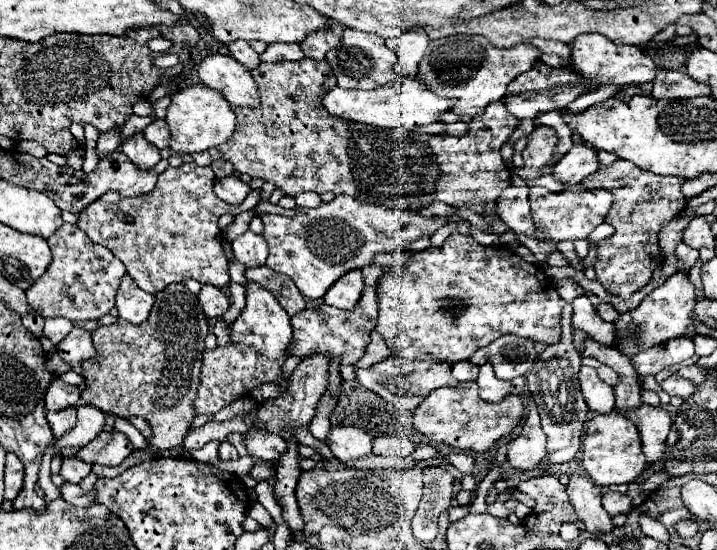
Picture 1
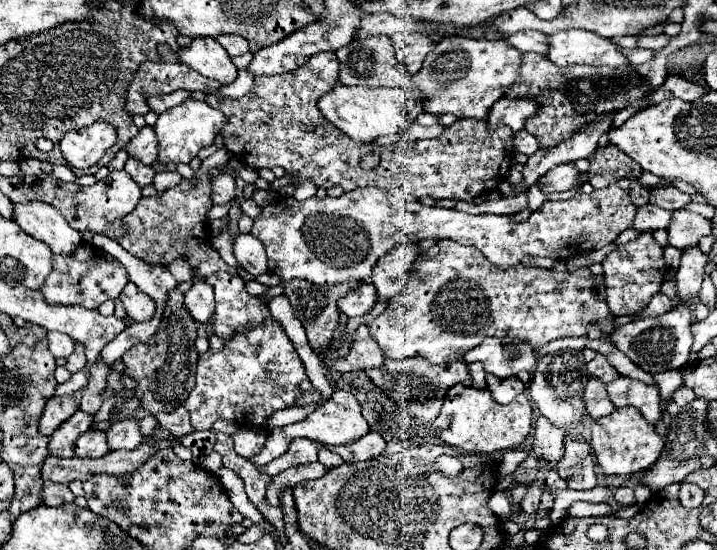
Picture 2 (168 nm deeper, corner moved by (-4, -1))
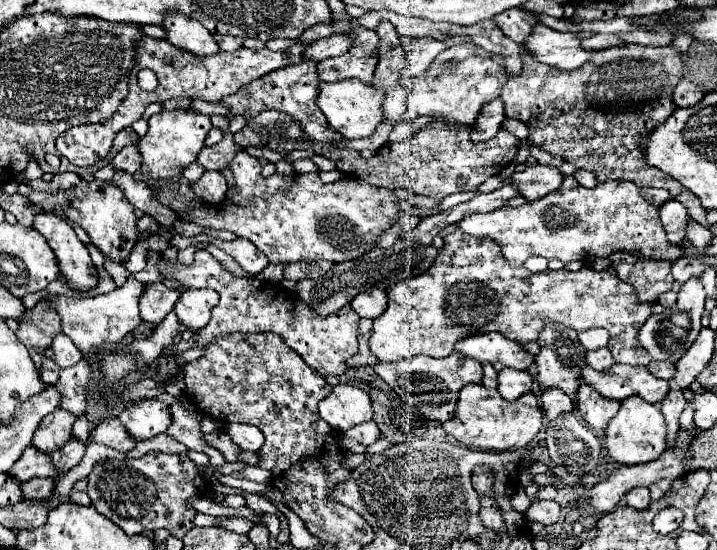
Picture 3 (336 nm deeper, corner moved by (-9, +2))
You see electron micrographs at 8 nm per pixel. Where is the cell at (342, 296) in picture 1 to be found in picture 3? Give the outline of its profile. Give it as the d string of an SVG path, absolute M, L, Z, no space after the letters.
M374 288L370 292L364 292L364 294L356 296L350 304L352 304L354 312L360 318L372 318L374 320L374 318L378 318L386 310L386 302L388 302L386 290Z

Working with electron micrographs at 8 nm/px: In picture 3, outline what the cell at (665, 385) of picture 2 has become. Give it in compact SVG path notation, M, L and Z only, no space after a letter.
M652 360L648 364L648 370L658 376L658 378L664 378L664 380L670 380L672 374L674 374L674 364L672 362L658 362L658 360Z

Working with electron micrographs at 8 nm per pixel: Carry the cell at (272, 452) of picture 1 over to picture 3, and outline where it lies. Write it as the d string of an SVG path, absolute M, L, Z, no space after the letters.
M228 424L226 426L226 434L232 438L232 442L240 450L258 452L260 446L264 444L262 432L256 426L252 426L252 424Z

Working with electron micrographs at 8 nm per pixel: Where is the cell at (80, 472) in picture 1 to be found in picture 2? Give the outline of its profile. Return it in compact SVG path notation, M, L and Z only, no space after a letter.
M89 429L87 433L83 433L83 437L79 437L79 441L75 441L73 451L75 451L75 457L79 457L79 459L103 457L109 451L105 433Z

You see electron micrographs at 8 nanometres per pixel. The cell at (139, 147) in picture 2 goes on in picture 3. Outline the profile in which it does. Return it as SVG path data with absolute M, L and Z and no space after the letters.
M136 144L122 148L114 158L112 158L112 166L116 170L124 170L128 174L136 174L140 170L140 156L136 154Z

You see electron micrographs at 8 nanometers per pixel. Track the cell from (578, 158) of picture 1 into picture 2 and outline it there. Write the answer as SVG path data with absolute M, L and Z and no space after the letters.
M561 163L555 165L551 171L547 171L541 181L539 187L543 193L553 193L553 191L569 191L579 187L581 183L581 173L573 163Z

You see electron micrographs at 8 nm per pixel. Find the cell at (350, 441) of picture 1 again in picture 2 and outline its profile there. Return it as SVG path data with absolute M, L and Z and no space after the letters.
M335 389L331 399L325 405L321 405L317 411L313 411L309 417L305 417L303 421L281 427L281 433L287 441L293 441L295 437L307 437L307 439L319 441L323 445L349 445L349 443L357 441L359 437L367 435L367 431L371 431L371 429L361 415L361 407L359 407L357 399L349 391L341 391L341 389Z

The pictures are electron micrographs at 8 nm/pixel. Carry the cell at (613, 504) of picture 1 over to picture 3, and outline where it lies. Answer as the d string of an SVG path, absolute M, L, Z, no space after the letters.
M636 488L636 490L630 490L626 494L626 504L636 508L636 510L648 510L650 504L652 504L652 498L650 498L650 490L648 488Z

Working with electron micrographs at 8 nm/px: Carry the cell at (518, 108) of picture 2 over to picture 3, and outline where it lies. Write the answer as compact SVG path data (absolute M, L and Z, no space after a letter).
M492 100L492 102L486 102L482 108L480 108L480 114L476 116L476 122L472 126L472 134L470 134L470 140L472 142L482 142L482 140L488 140L492 138L502 120L504 120L504 106L500 100Z

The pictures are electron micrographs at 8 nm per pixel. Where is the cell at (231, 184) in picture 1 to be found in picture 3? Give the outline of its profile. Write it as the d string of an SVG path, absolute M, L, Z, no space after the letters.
M206 170L196 182L190 184L190 188L194 190L196 196L204 198L206 202L222 202L224 194L228 190L228 184L226 184L226 178L222 172Z

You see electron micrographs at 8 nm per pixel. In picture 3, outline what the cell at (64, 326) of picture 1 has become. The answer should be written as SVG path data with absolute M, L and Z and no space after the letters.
M58 334L50 348L54 352L54 362L58 368L68 368L82 360L82 352L66 334Z

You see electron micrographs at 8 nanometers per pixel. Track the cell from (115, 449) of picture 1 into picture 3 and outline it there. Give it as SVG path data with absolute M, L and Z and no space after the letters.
M136 400L128 404L118 414L118 418L136 440L156 436L164 432L172 422L170 408L162 400Z

